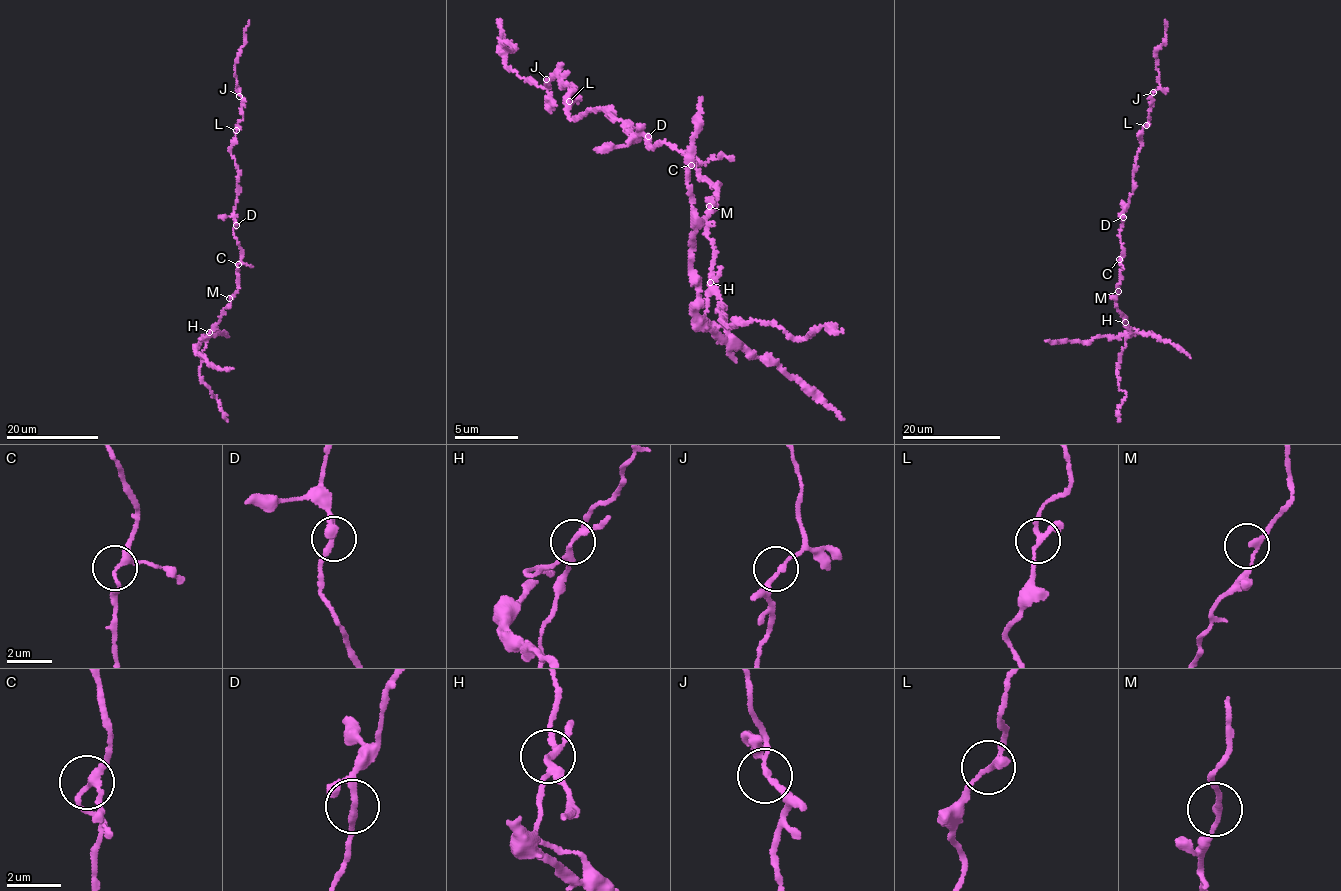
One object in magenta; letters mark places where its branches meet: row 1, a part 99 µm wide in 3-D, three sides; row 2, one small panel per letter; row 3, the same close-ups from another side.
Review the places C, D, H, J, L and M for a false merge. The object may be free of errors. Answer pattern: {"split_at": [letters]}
{"split_at": ["H"]}

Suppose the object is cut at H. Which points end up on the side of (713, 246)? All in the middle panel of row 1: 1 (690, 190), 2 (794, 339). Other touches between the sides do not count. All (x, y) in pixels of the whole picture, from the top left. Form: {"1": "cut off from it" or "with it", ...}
{"1": "cut off from it", "2": "with it"}

